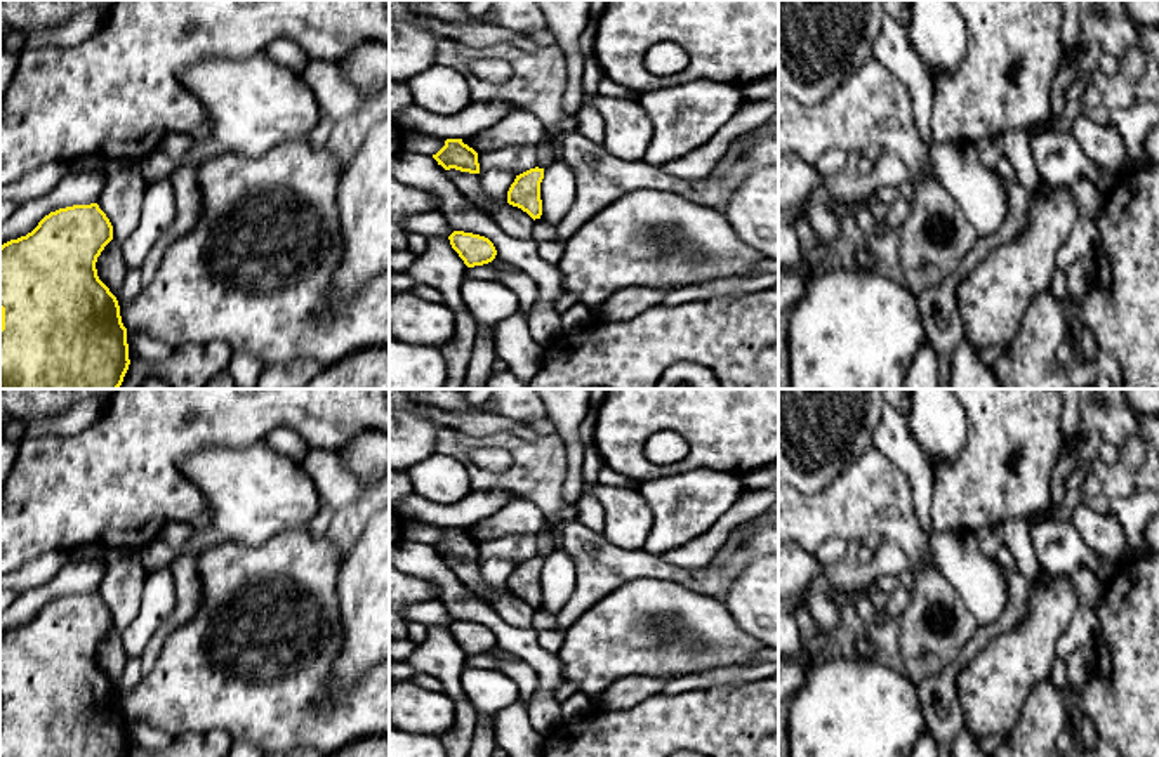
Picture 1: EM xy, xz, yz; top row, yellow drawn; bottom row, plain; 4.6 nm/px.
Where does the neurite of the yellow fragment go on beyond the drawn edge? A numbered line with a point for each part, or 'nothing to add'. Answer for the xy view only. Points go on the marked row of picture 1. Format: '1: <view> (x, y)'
nothing to add

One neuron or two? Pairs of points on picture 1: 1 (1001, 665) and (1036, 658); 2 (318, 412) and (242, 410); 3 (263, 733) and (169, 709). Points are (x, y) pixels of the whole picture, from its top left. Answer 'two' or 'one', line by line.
1: one
2: one
3: one

